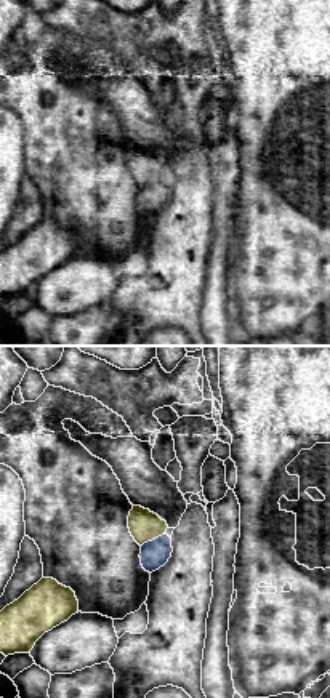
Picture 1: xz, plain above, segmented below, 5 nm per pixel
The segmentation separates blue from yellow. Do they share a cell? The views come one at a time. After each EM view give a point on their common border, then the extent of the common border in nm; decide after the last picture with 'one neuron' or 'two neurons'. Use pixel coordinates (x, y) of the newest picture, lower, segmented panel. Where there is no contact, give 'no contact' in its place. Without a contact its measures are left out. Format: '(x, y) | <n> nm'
(152, 540) | 140 nm

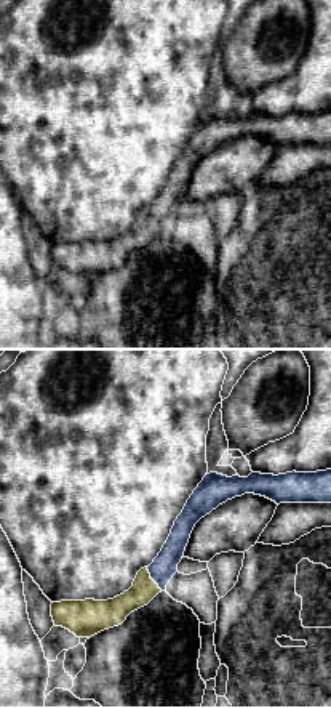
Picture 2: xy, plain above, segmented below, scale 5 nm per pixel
(151, 577) | 150 nm

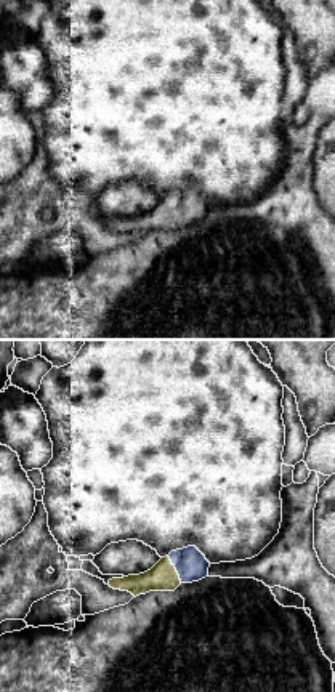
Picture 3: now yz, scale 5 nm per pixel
(175, 567) | 150 nm

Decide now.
one neuron

